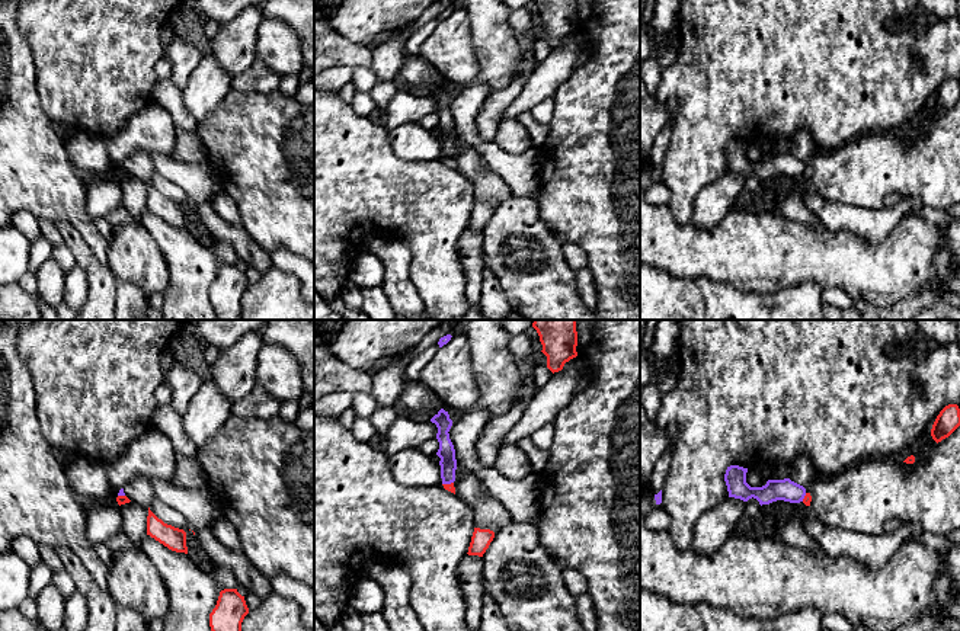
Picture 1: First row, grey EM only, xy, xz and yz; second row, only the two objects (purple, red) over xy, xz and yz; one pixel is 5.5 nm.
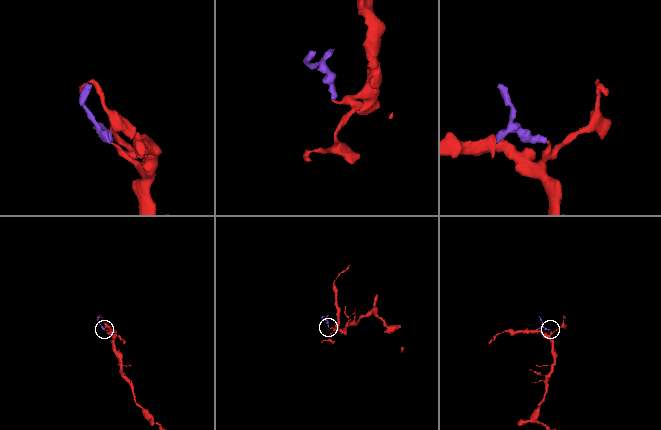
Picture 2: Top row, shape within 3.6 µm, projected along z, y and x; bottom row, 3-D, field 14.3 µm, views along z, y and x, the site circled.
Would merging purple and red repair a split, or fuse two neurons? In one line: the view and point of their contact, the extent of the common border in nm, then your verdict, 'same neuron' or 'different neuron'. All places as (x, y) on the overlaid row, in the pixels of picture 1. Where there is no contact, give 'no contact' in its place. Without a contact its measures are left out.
contact xz (447, 483); length 70 nm; different neuron

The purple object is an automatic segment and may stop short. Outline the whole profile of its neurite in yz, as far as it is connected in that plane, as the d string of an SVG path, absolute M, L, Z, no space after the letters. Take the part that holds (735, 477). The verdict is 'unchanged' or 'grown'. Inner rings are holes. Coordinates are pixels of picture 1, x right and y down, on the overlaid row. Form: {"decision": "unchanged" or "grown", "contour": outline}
{"decision": "unchanged", "contour": "M730 465L726 470L724 481L727 486L729 497L748 502L756 499L759 505L769 505L777 500L790 503L800 503L806 496L806 489L790 478L768 480L762 487L751 487L746 483L748 468Z"}

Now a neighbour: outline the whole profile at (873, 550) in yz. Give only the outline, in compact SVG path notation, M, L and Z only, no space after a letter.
M803 502L793 503L793 506L794 518L804 532L822 547L823 552L832 557L851 557L871 567L881 566L903 542L924 532L916 525L900 525L892 535L864 535L839 528L829 529Z

